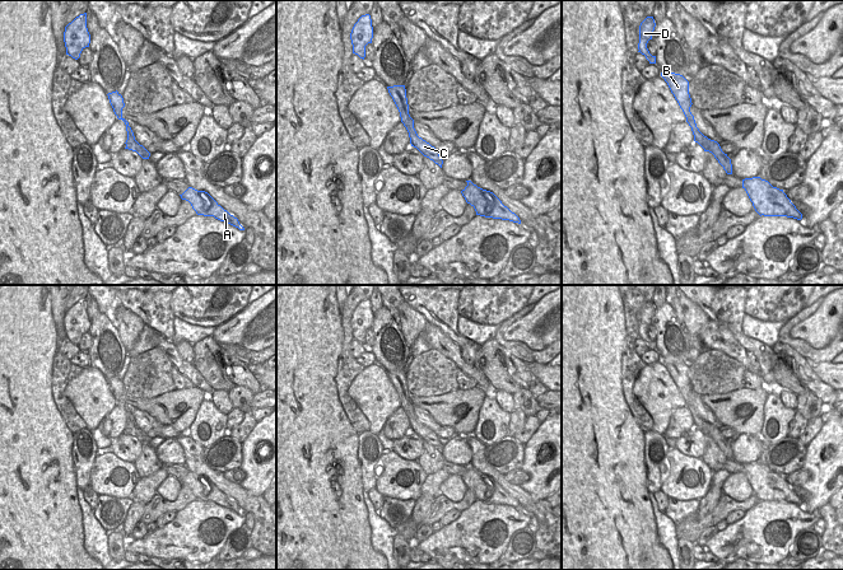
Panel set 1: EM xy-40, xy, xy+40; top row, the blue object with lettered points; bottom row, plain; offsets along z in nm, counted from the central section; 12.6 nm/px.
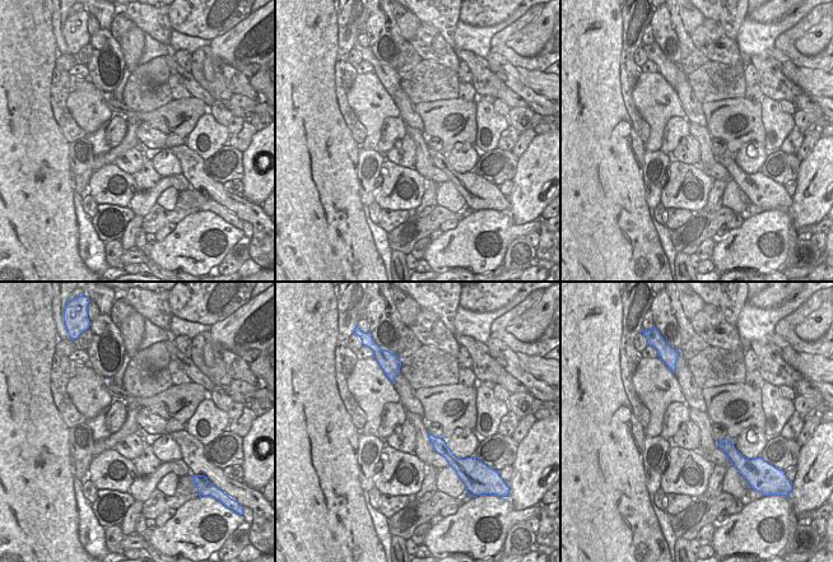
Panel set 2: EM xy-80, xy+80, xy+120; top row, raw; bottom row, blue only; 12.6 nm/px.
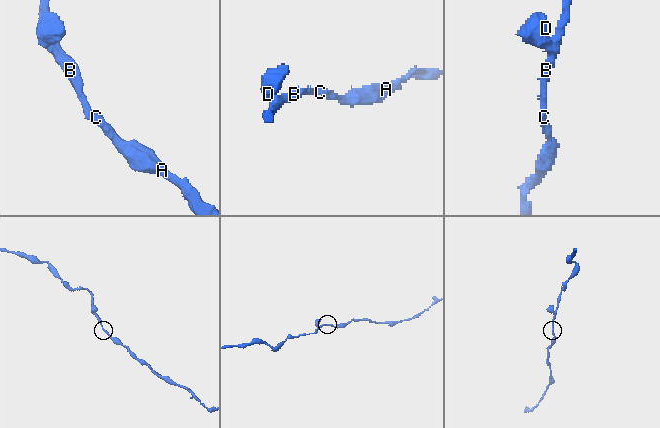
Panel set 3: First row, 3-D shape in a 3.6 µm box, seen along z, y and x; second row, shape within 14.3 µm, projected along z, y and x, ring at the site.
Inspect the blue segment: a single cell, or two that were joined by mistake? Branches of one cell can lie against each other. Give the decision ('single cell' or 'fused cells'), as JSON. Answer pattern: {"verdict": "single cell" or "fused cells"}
{"verdict": "single cell"}

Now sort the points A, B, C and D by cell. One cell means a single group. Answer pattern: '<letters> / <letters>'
A B C D

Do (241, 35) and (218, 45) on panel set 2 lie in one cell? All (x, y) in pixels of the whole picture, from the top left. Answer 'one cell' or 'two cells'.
one cell

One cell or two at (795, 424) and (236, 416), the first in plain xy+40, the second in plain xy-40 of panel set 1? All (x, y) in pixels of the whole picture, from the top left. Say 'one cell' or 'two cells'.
one cell

